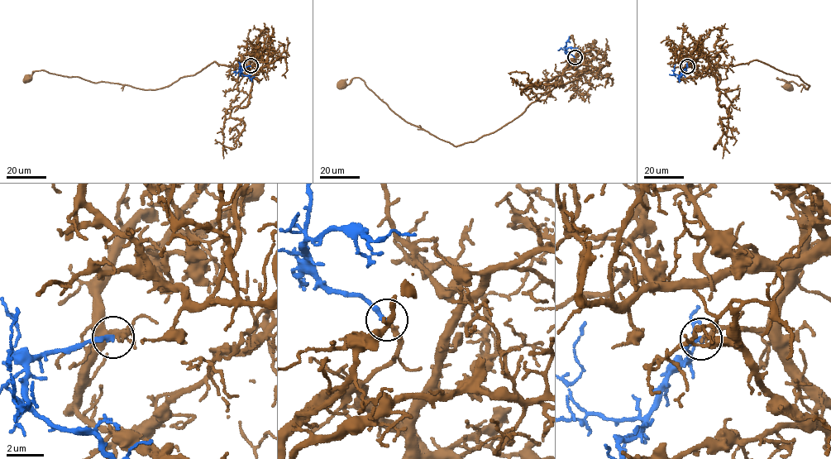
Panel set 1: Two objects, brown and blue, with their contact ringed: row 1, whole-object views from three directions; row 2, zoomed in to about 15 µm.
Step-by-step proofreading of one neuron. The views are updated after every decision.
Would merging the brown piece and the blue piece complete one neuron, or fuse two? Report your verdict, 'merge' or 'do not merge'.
merge

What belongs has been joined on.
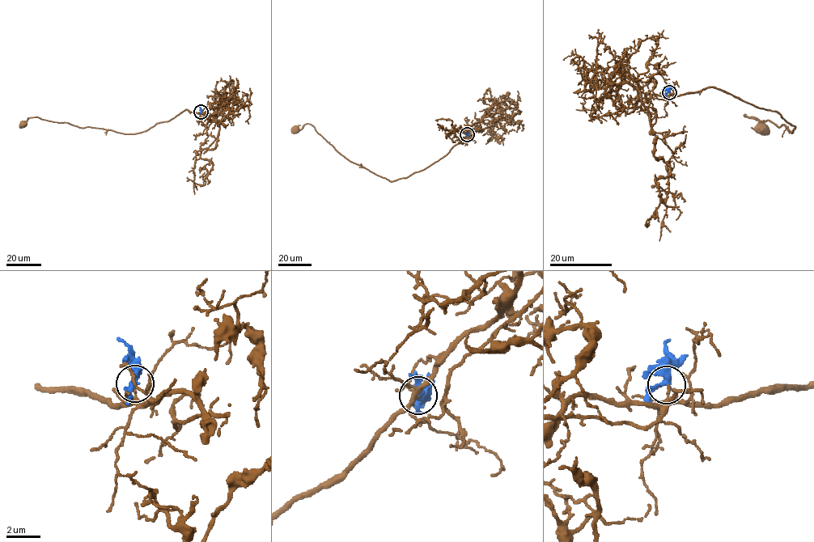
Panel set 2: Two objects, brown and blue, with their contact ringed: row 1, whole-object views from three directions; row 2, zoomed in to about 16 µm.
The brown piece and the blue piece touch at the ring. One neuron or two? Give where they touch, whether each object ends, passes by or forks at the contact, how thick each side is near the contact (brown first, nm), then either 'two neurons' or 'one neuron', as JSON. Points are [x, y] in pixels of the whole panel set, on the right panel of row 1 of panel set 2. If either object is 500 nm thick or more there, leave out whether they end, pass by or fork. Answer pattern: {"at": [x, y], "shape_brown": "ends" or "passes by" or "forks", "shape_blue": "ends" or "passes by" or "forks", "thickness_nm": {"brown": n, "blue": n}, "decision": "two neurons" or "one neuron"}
{"at": [669, 92], "shape_brown": "ends", "shape_blue": "passes by", "thickness_nm": {"brown": 140, "blue": 320}, "decision": "two neurons"}

